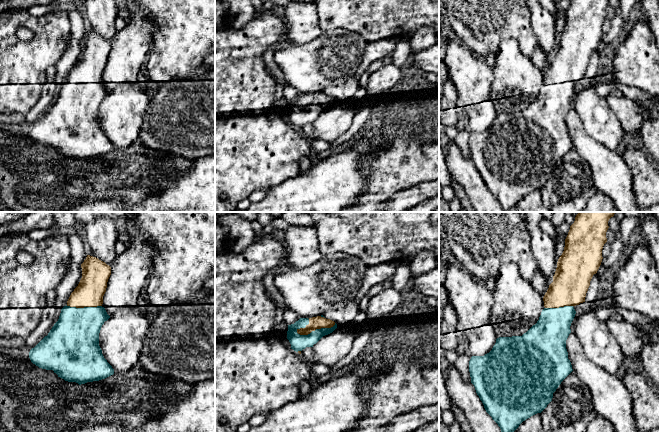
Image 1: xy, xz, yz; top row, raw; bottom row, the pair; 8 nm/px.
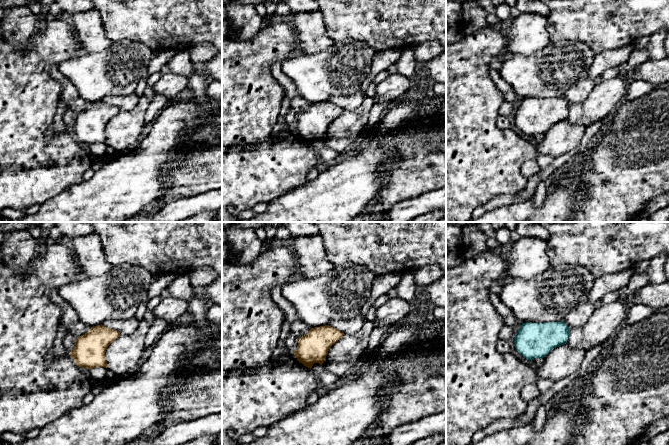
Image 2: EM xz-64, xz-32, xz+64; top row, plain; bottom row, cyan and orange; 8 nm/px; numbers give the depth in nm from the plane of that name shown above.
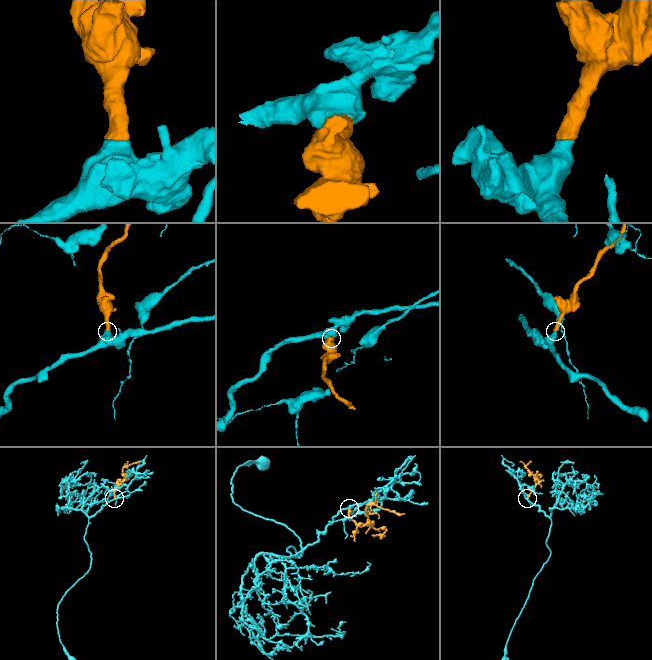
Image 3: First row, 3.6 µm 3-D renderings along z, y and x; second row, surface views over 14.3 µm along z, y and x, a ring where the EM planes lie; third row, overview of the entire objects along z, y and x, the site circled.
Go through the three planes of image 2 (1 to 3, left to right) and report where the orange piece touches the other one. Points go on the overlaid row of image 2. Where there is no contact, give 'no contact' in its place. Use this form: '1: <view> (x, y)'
1: no contact
2: no contact
3: no contact

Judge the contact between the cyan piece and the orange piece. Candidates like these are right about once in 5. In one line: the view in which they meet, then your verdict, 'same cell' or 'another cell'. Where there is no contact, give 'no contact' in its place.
xz | same cell

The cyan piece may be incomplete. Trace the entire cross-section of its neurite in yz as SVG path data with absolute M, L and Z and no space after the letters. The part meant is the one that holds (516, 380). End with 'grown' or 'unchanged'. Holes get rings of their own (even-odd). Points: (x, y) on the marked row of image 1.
M579 212L565 239L553 282L543 297L545 308L537 323L522 336L497 338L492 350L484 356L471 357L471 383L501 432L514 432L523 421L541 413L552 401L553 393L561 382L573 371L566 340L576 314L574 307L585 302L590 281L601 265L608 221L614 214Z; grown

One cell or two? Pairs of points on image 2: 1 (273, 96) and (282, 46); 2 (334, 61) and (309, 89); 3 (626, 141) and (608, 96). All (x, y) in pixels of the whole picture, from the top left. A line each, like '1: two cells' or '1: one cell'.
1: one cell
2: one cell
3: two cells

